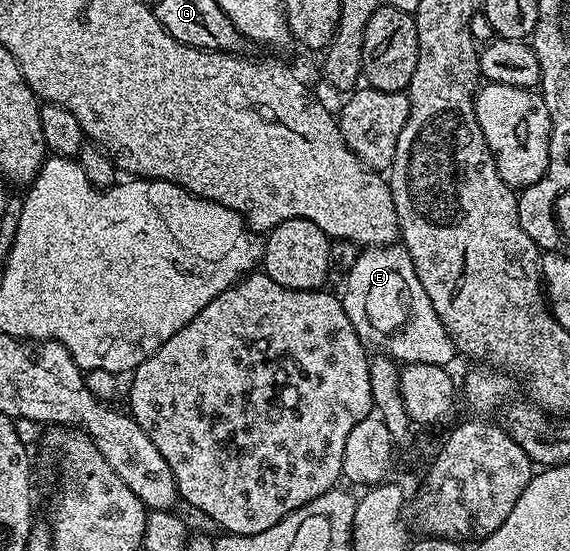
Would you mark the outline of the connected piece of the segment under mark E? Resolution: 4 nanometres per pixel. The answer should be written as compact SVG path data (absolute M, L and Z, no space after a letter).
M398 243L382 248L367 248L360 251L357 262L351 271L346 273L347 285L341 292L345 314L356 328L361 340L376 353L390 356L400 365L404 364L442 364L450 365L450 360L457 356L454 340L445 330L441 318L437 318L437 310L433 310L433 302L429 302L429 294L425 294L425 286L421 286L421 278L417 278L413 262L407 249Z

